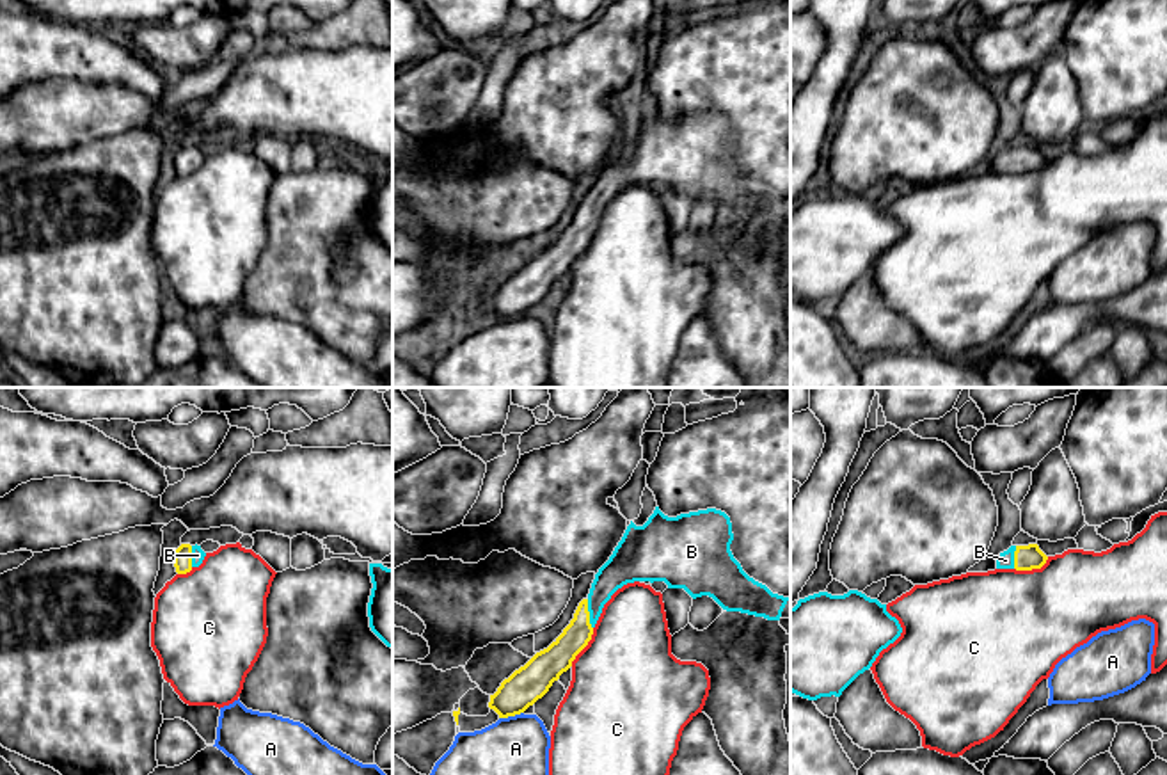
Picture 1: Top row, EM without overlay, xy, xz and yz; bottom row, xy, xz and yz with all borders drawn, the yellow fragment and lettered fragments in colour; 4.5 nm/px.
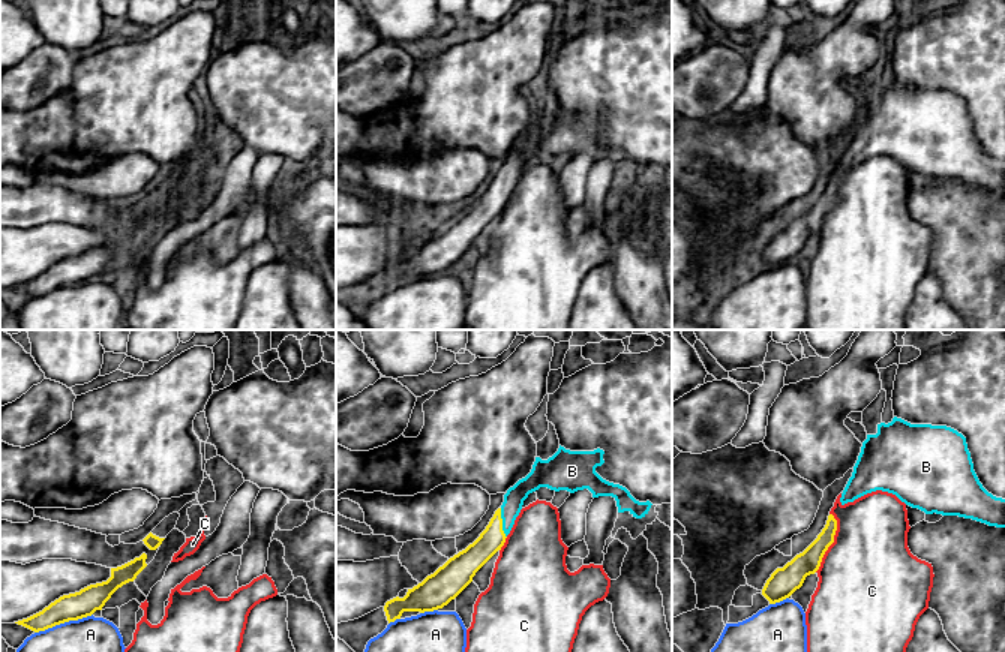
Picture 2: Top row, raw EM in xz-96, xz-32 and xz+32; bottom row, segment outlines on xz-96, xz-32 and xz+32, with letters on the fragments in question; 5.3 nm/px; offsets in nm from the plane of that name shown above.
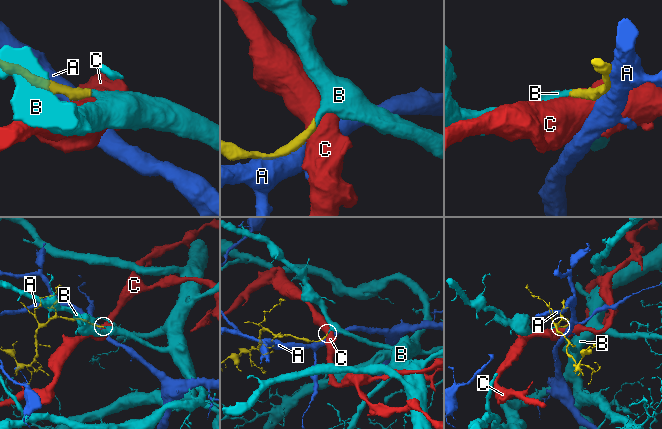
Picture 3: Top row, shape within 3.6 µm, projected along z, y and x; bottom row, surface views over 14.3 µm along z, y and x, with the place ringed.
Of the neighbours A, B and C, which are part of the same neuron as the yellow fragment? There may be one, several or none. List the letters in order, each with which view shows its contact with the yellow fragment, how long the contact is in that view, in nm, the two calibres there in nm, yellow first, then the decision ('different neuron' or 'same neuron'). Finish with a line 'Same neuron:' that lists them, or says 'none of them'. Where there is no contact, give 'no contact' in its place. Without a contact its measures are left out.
A: meets yellow in xz; contact 120 nm long; 170 nm thick on the yellow side, 400 nm on the other; different neuron
B: meets yellow in xz; contact 140 nm long; 140 nm thick on the yellow side, 140 nm on the other; same neuron
C: meets yellow in xz; contact 200 nm long; 150 nm thick on the yellow side, 500 nm on the other; different neuron
Same neuron: B

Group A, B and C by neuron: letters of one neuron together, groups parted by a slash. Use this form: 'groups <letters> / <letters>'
groups A / B / C

